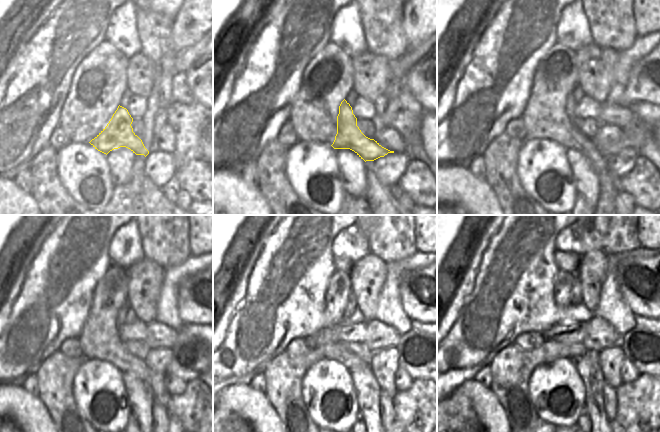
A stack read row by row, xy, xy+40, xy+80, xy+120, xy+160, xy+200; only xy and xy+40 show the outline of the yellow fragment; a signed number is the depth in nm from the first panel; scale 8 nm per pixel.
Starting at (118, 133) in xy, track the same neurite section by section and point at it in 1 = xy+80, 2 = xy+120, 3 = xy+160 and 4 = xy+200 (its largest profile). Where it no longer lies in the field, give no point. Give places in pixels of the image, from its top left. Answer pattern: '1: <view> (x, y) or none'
1: xy+80 (637, 132)
2: xy+120 (192, 356)
3: xy+160 (416, 349)
4: xy+200 (640, 346)

